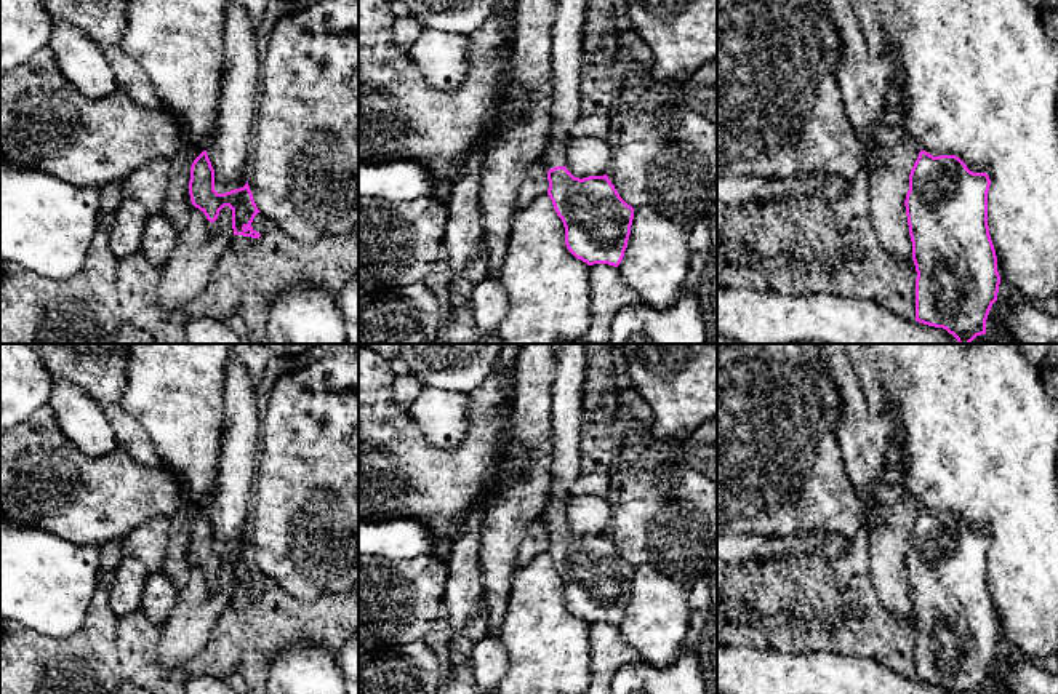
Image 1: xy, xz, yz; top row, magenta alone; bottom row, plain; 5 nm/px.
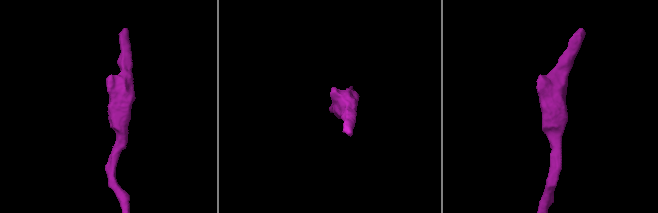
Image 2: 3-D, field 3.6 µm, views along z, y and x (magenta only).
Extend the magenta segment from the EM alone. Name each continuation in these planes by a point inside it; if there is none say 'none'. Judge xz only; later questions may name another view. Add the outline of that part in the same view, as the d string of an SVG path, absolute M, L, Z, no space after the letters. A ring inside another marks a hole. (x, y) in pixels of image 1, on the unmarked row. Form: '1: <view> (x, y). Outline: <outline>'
1: xz (572, 358). Outline: M551 344L557 371L551 393L551 489L541 513L547 528L567 524L567 502L579 473L579 417L587 368L586 344Z

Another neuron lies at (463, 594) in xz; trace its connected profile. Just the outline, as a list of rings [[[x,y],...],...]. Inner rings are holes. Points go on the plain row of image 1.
[[[477,507],[467,517],[461,537],[451,545],[445,560],[448,577],[443,601],[451,641],[472,620],[483,600],[479,544],[482,524],[483,513]]]

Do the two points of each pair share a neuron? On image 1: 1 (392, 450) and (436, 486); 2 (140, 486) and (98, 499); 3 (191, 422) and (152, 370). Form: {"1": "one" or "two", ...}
{"1": "one", "2": "one", "3": "one"}

